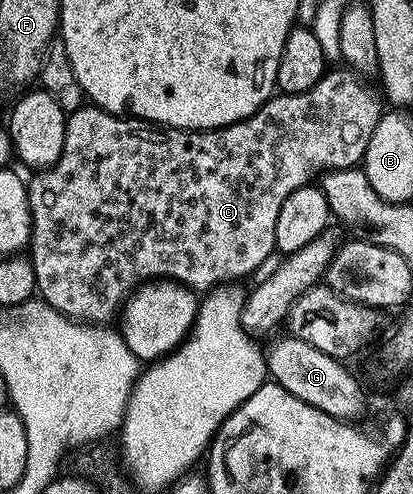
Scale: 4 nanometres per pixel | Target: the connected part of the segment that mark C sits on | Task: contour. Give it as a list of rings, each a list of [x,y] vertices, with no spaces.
[[[347,67],[331,68],[318,81],[316,87],[304,93],[271,96],[251,117],[245,117],[243,121],[231,125],[223,125],[220,129],[201,131],[155,127],[136,117],[110,113],[107,109],[97,107],[83,107],[69,114],[66,118],[64,147],[60,151],[60,159],[56,159],[56,163],[49,169],[35,172],[34,178],[29,178],[26,191],[26,198],[30,204],[30,245],[32,250],[34,249],[32,260],[38,284],[37,296],[74,321],[105,326],[113,317],[115,320],[119,316],[127,297],[139,285],[148,281],[178,281],[195,291],[209,291],[217,289],[219,285],[241,282],[241,277],[256,272],[273,253],[276,253],[278,216],[293,198],[296,190],[303,189],[305,185],[311,184],[315,178],[331,169],[353,169],[363,164],[369,139],[384,112],[383,98],[377,92],[374,94],[366,85],[369,84]]]

